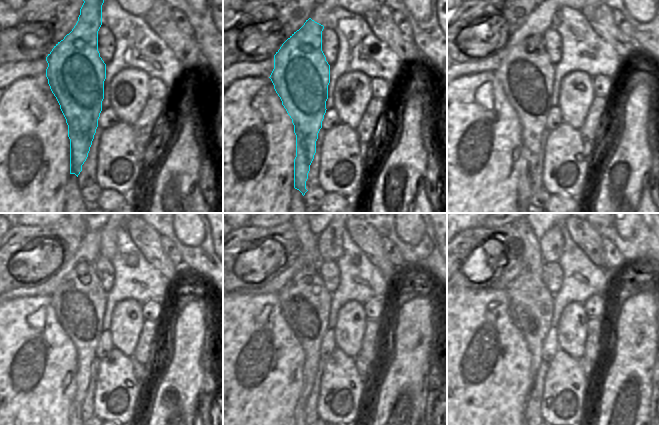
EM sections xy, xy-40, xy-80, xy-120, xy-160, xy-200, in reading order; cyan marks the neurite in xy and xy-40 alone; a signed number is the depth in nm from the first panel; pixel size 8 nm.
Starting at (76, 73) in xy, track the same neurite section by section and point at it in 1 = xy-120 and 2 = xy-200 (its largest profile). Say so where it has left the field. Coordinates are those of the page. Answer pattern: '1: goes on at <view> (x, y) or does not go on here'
1: goes on at xy-120 (79, 302)
2: goes on at xy-200 (531, 303)

